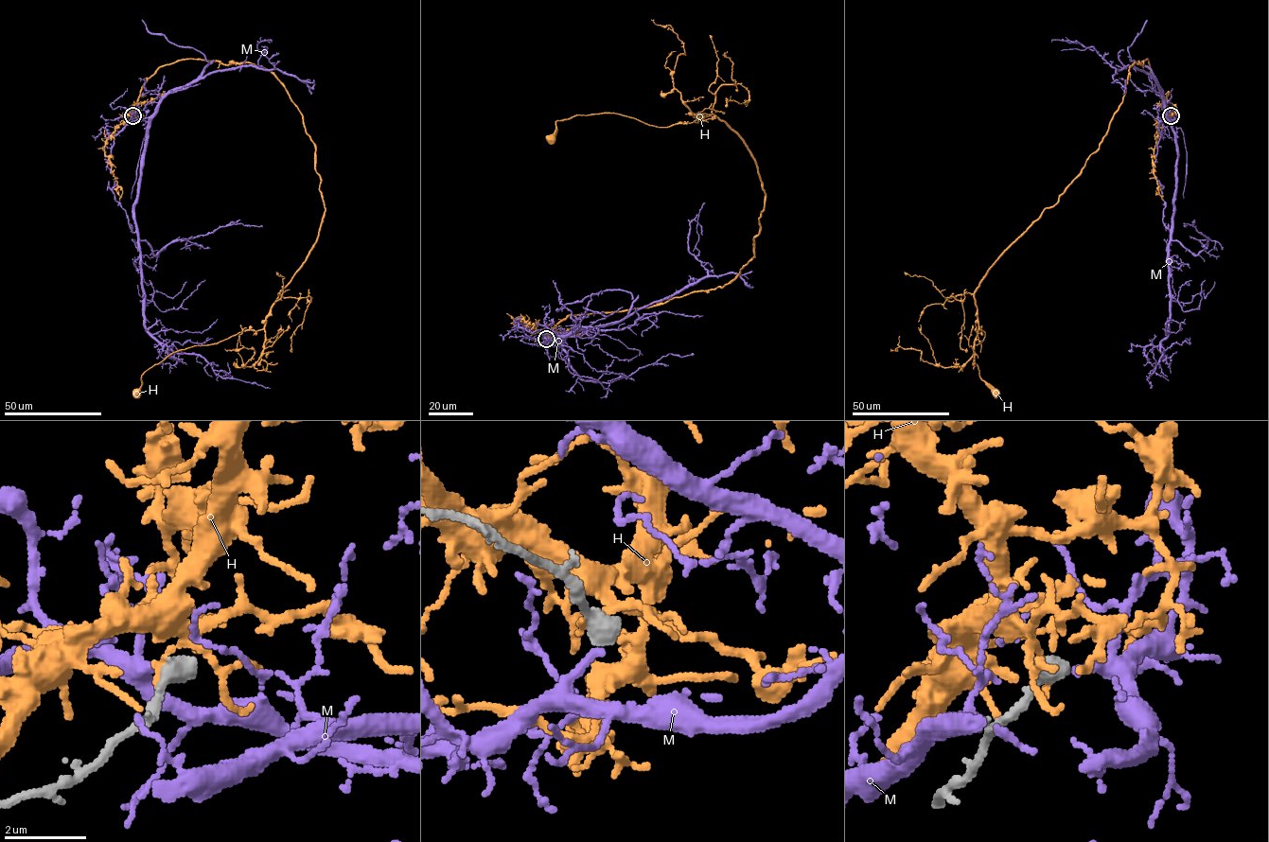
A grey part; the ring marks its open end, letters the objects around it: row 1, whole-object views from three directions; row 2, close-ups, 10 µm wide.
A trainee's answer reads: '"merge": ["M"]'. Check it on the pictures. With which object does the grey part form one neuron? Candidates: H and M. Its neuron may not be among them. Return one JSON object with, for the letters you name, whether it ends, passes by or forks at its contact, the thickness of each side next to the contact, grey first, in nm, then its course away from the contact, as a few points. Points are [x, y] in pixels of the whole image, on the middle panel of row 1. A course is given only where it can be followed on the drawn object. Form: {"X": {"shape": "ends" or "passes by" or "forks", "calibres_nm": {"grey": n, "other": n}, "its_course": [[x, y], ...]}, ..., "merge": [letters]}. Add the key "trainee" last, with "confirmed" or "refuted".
{"M": {"shape": "ends", "calibres_nm": {"grey": 550, "other": 200}, "its_course": [[546, 339], [563, 339], [558, 346], [548, 342], [555, 335], [577, 327], [623, 330], [649, 313], [703, 315]]}, "merge": ["M"], "trainee": "confirmed"}

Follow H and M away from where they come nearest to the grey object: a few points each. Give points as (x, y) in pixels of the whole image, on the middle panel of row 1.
H: (545, 338), (570, 315), (731, 281), (754, 255), (766, 194), (715, 115), (666, 127), (576, 115), (549, 139)
M: (546, 339), (563, 339), (558, 346), (548, 342), (555, 335), (577, 327), (623, 330), (649, 313), (703, 315)

